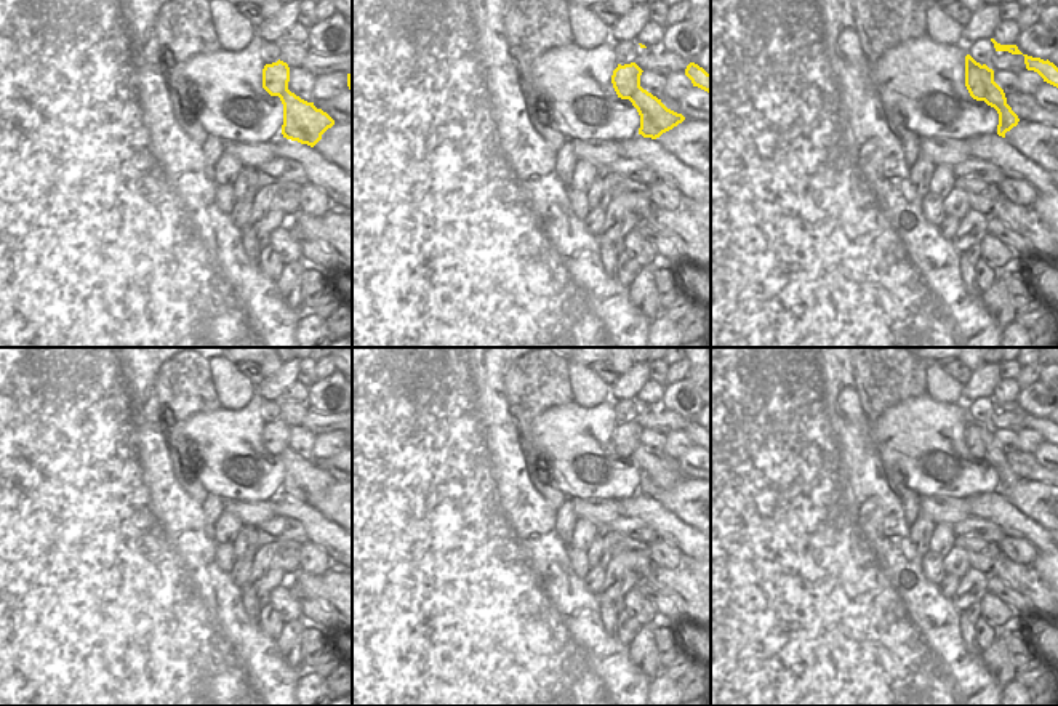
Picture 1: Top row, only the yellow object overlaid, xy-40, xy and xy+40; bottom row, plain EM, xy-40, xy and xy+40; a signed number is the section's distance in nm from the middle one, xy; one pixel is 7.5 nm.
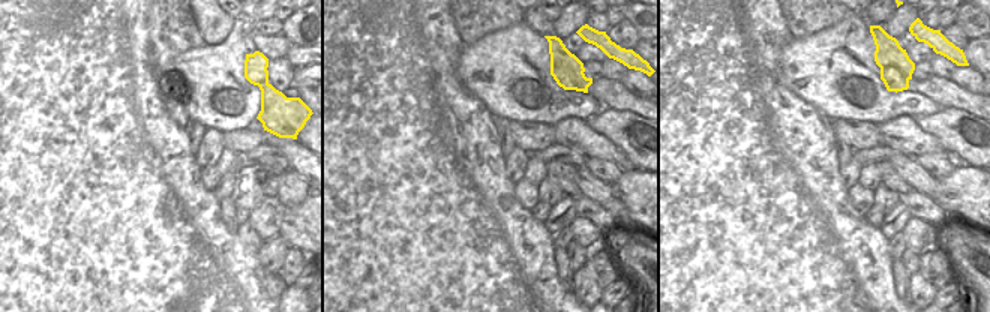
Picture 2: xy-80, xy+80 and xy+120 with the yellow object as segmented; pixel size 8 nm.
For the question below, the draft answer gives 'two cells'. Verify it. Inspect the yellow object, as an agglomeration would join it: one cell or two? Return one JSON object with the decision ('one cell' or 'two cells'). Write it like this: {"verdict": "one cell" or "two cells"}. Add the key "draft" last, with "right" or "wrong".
{"verdict": "two cells", "draft": "right"}

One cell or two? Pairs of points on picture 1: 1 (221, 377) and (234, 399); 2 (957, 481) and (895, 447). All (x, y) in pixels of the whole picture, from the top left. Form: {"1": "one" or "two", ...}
{"1": "one", "2": "one"}

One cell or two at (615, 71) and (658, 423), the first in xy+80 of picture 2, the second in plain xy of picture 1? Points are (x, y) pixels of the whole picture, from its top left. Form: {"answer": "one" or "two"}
{"answer": "two"}

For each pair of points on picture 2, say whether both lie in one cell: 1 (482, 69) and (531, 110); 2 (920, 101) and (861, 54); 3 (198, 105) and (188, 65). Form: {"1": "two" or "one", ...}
{"1": "one", "2": "two", "3": "one"}

